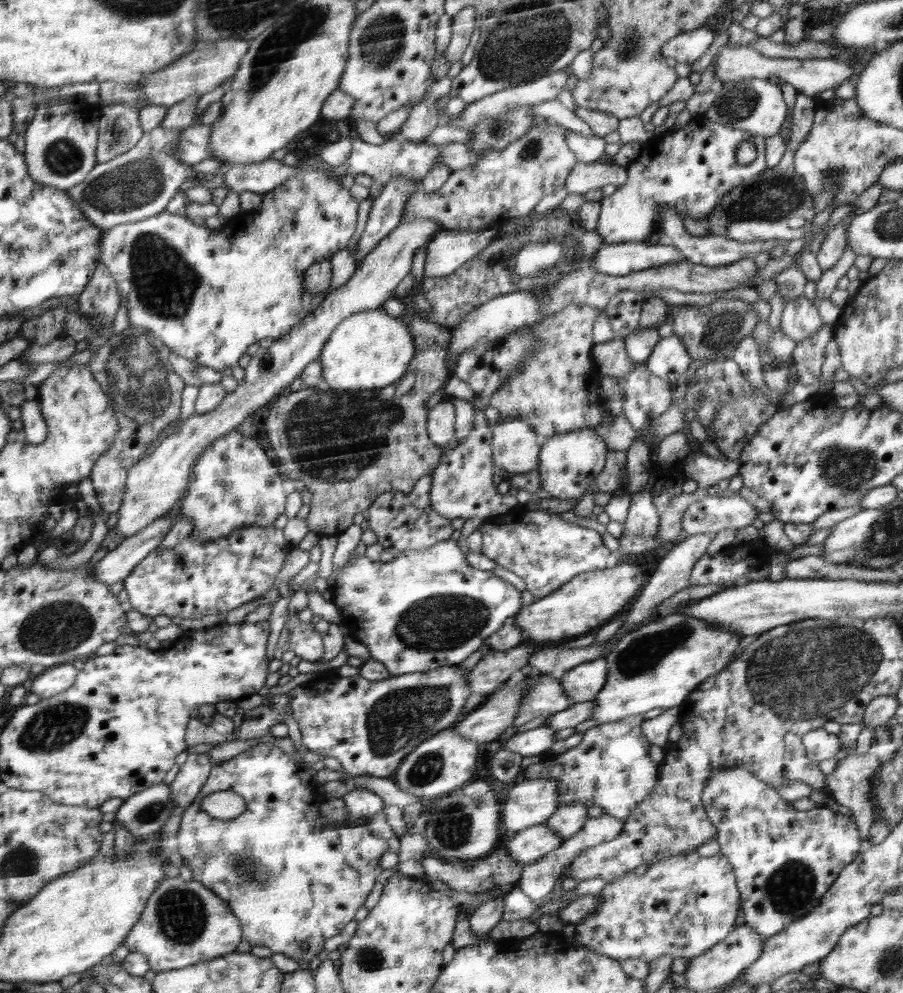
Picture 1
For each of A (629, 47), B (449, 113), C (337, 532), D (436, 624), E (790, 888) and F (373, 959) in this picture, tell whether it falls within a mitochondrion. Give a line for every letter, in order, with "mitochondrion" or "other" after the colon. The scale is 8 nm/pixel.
A: mitochondrion
B: other
C: other
D: mitochondrion
E: mitochondrion
F: mitochondrion

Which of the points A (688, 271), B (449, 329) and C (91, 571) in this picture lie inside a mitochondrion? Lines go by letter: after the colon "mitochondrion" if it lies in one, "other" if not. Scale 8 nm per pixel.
A: other
B: other
C: other

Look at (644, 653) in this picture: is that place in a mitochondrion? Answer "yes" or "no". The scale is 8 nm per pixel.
yes

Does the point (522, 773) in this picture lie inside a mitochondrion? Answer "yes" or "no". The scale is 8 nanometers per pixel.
no

